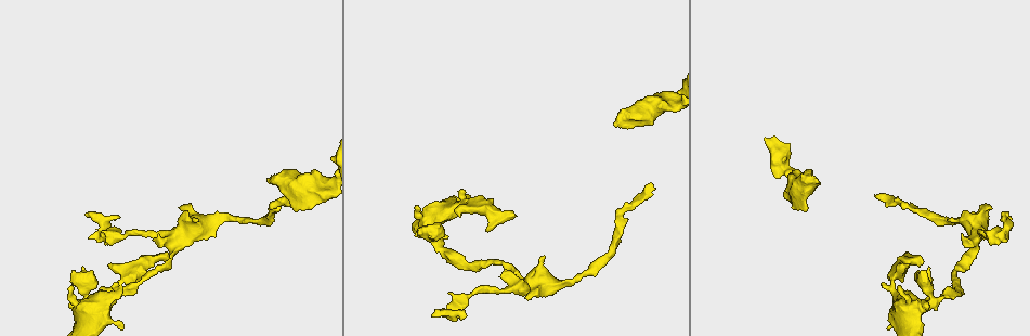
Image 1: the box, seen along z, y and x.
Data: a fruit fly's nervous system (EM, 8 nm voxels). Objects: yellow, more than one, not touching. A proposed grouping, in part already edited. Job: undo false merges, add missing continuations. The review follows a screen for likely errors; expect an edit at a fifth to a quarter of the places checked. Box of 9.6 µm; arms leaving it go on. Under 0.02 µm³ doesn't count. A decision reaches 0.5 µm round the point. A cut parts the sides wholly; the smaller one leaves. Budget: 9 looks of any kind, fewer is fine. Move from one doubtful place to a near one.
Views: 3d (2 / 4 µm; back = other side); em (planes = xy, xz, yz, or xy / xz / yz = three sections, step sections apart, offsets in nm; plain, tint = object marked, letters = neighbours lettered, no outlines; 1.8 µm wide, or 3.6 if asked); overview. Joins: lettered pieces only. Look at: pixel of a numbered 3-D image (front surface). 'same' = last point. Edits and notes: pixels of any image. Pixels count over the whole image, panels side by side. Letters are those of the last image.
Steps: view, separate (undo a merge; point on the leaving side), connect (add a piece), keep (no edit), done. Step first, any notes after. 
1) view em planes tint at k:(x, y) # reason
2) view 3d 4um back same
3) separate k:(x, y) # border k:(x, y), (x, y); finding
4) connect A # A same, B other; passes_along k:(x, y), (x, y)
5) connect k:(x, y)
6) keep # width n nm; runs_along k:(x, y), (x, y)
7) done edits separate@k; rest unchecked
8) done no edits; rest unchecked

view 3d 2um at 1:(442, 249) # thin neck

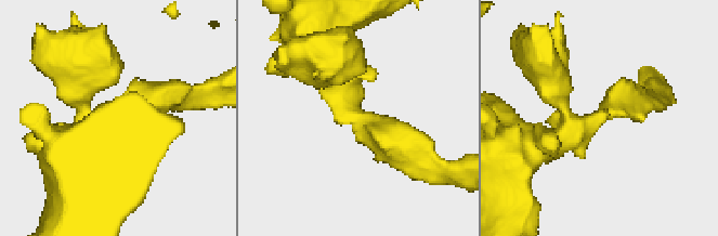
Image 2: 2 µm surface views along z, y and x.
view em xy step 16 tint at 2:(355, 123) # arms 3

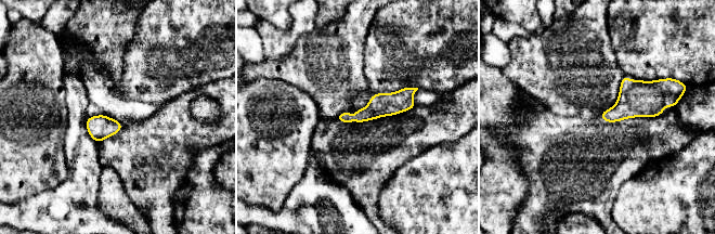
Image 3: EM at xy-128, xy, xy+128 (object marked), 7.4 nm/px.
view em planes letters same # cut it another way

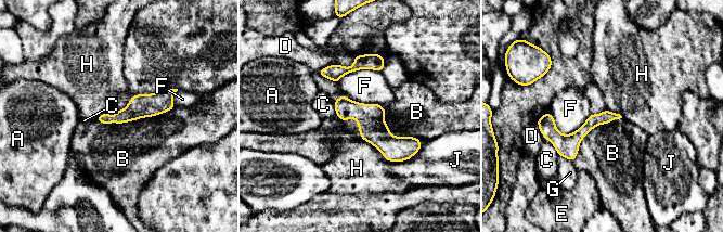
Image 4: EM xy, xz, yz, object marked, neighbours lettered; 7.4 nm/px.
keep # A other, B other, C other, D other, E other, F other, G other, H other, J other; border 4:(176, 106), (155, 115), (114, 124); one neuron here

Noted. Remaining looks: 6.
view em 3.6um planes tint at 1:(974, 238) # three-way junction

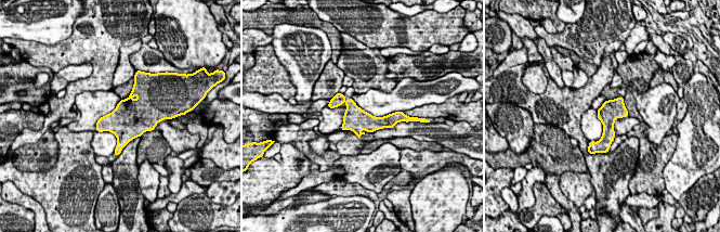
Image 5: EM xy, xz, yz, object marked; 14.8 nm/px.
view em 3.6um planes letters same

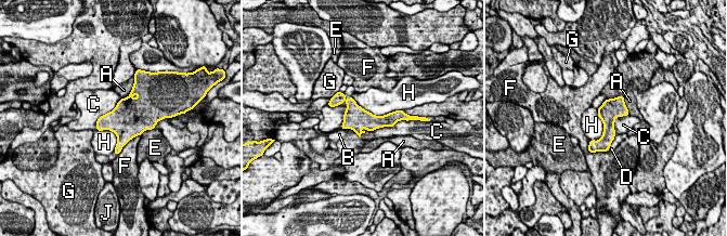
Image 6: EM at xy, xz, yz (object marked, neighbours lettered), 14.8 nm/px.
keep # width 300 nm; A other, B other, C other, D other, E other, F other, G other, H other, J other; one neuron here

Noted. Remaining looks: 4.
view em planes letters at 1:(876, 194) # an open end

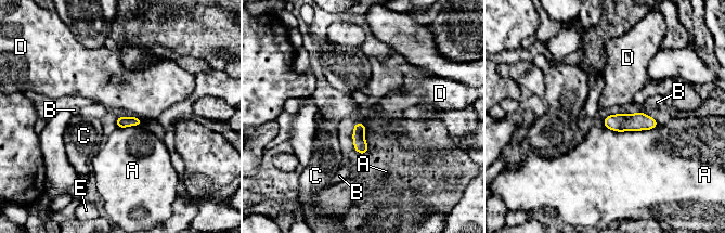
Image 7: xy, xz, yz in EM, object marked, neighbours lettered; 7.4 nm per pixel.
keep # longest_contact A 420 nm; A other, B other, C other, D other, E other; runs_along 7:(606, 120), (654, 124); none of them fits

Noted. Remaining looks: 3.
view 3d 4um at 1:(615, 124) # stops while still wide

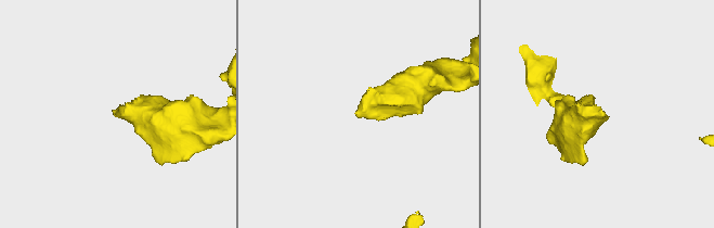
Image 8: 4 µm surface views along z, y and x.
view em planes plain at 8:(598, 110) # need the tissue

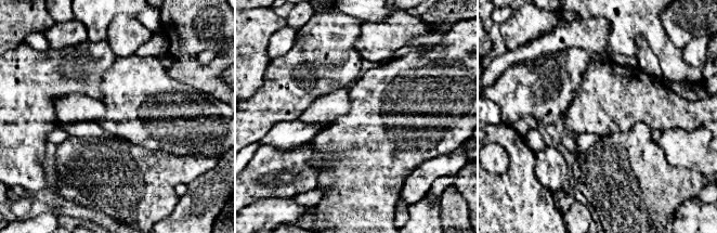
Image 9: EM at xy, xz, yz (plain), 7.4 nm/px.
view em planes letters same

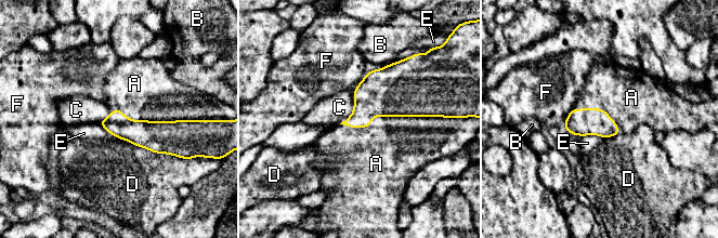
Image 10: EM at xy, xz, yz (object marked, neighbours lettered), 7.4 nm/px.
connect A # A same, B other, C other, D other, E other, F other; the neuron continues

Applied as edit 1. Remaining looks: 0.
done edits connect@10; rest unchecked

